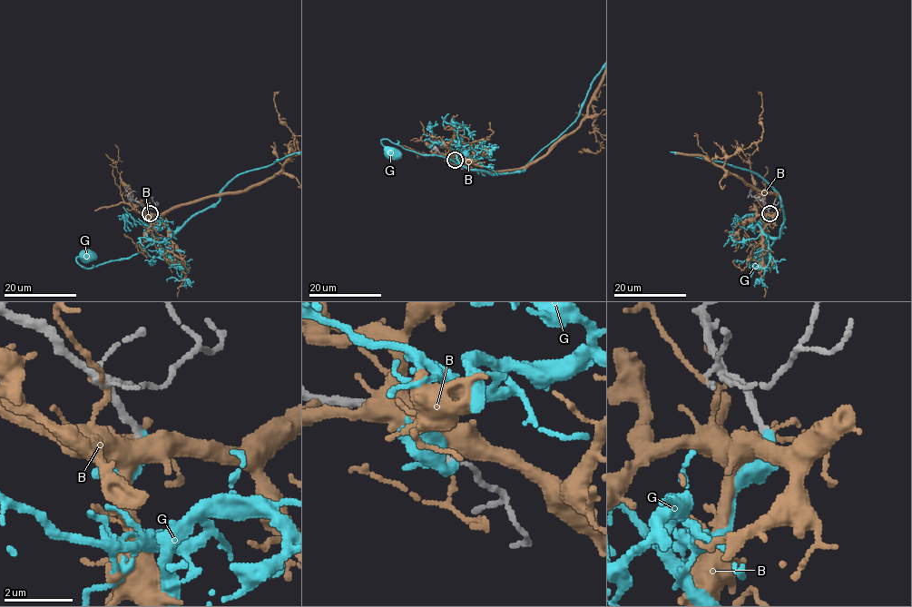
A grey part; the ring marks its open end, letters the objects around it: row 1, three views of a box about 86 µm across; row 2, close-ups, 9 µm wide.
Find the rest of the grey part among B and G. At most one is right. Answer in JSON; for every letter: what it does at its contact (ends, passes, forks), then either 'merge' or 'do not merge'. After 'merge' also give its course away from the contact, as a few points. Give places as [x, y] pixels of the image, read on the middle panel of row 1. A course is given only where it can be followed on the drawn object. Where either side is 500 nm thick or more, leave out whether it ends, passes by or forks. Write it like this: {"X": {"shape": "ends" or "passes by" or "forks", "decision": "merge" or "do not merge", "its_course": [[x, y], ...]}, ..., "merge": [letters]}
{"B": {"shape": "passes by", "decision": "do not merge"}, "G": {"shape": "ends", "decision": "merge", "its_course": [[454, 159], [456, 151], [456, 163], [382, 139], [391, 150]]}, "merge": ["G"]}

